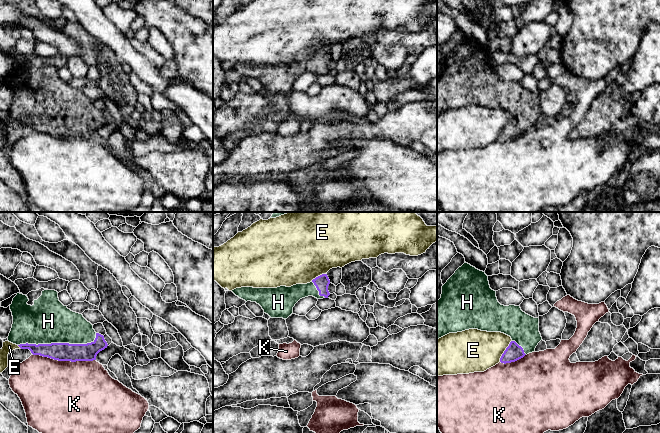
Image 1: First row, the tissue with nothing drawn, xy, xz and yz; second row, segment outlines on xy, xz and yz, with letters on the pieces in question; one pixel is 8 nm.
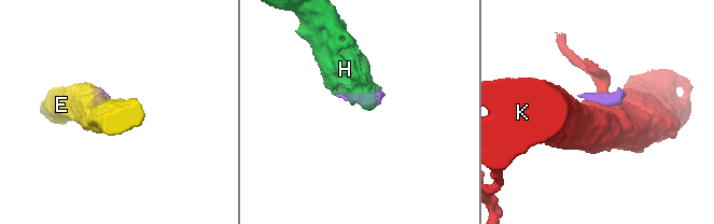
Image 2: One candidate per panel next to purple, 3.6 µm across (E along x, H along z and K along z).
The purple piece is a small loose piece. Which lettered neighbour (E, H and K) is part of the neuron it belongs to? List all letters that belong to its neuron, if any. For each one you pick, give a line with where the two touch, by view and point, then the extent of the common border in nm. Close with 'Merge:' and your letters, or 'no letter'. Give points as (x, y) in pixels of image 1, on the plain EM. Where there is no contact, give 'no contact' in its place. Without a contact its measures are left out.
H: xy (59, 119) | 650 nm
Merge: H

